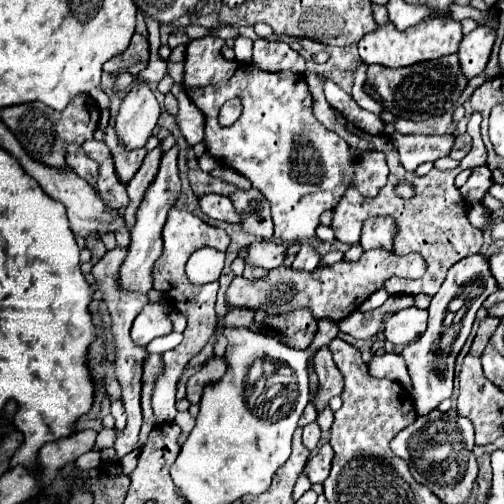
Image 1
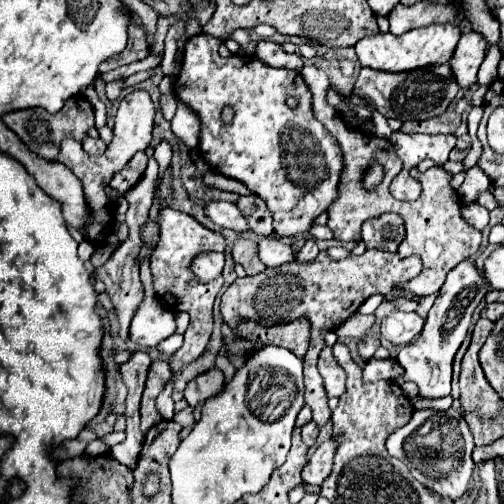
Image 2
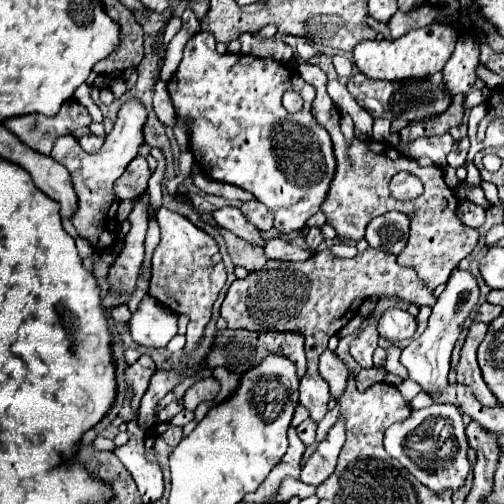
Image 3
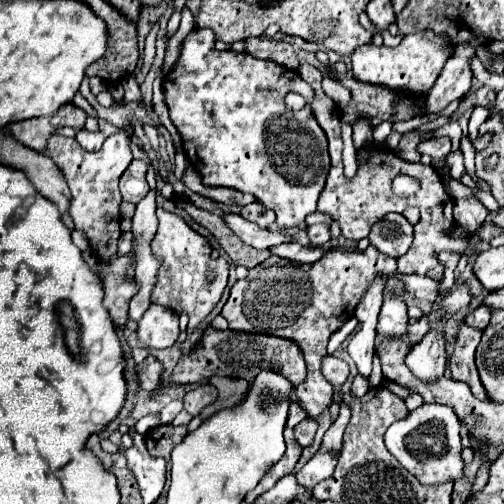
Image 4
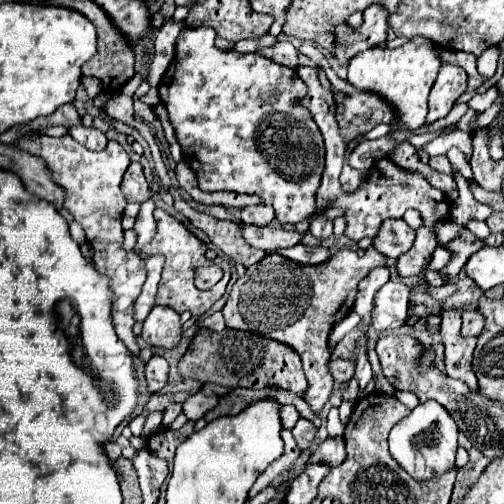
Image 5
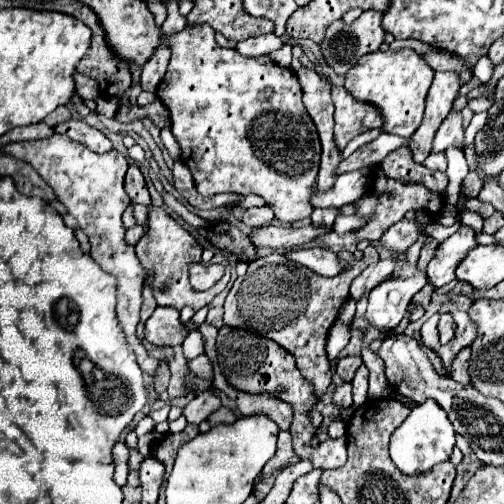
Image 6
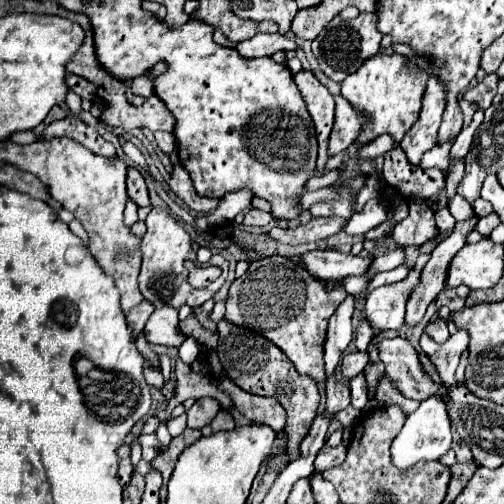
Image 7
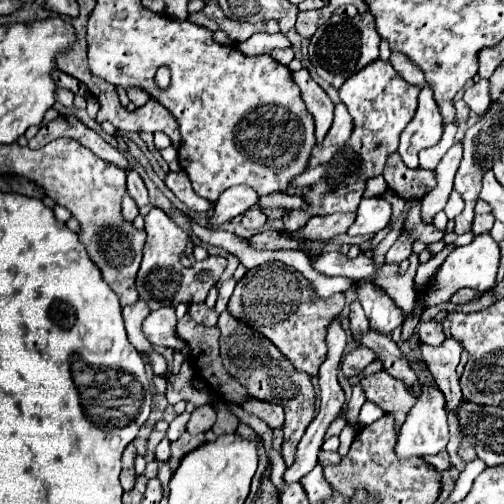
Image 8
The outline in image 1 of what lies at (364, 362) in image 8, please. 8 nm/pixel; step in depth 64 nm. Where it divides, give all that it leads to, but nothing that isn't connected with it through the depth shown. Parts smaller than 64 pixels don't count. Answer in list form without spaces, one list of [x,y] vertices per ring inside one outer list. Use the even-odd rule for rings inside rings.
[[[320,348],[314,354],[314,368],[320,378],[320,396],[316,396],[316,408],[328,406],[328,400],[340,396],[344,390],[344,376],[332,360],[332,352],[328,348]]]

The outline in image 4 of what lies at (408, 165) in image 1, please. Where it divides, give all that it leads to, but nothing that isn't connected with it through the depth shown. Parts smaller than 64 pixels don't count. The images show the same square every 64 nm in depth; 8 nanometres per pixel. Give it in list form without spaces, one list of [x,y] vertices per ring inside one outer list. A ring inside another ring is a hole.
[[[432,138],[432,140],[424,140],[418,144],[418,152],[420,154],[428,154],[430,158],[444,158],[450,154],[450,138]]]

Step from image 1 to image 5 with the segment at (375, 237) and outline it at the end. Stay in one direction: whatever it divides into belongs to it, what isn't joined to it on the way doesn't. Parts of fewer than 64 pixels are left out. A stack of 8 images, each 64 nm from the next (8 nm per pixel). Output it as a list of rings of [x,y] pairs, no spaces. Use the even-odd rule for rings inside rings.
[[[386,220],[374,238],[374,246],[388,258],[398,258],[410,250],[416,232],[402,220]]]

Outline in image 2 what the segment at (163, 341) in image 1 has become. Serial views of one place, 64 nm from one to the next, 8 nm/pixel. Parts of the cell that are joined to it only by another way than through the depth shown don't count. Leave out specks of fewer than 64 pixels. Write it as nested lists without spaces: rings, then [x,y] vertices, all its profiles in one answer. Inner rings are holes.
[[[172,334],[170,338],[166,338],[164,342],[158,344],[158,350],[166,352],[166,354],[174,354],[174,352],[178,352],[182,348],[182,342],[184,342],[184,338],[180,334]]]

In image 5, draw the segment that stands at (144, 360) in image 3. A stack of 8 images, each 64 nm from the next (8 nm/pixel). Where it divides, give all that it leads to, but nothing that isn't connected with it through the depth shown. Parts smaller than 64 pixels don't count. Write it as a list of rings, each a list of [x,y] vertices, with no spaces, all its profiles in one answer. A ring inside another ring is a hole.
[[[154,356],[146,364],[146,382],[150,392],[160,392],[168,382],[168,362],[162,356]]]

